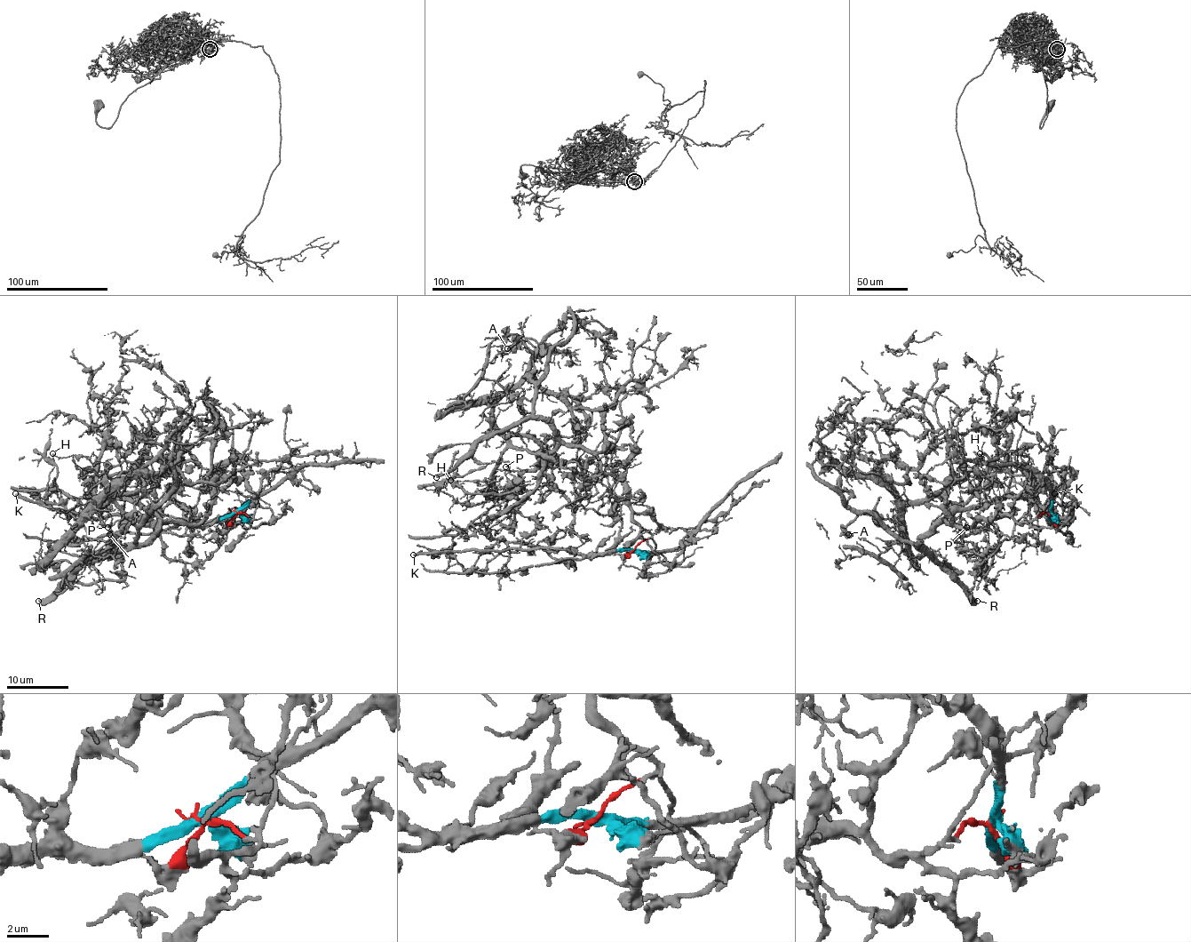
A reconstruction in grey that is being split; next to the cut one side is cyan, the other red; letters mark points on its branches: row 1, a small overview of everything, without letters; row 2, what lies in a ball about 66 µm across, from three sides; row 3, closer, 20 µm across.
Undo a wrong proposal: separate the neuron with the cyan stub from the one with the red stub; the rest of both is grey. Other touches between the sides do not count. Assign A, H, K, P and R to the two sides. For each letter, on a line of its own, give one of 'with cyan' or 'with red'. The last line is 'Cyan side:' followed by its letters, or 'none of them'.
A: with red
H: with red
K: with cyan
P: with red
R: with red
Cyan side: K

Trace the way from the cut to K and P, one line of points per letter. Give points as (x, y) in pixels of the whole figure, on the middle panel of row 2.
K: (633, 550), (617, 550), (605, 554), (577, 554), (565, 550), (531, 548), (413, 554)
P: (633, 550), (650, 534), (633, 517), (628, 490), (596, 459), (582, 467), (508, 448), (505, 467)

